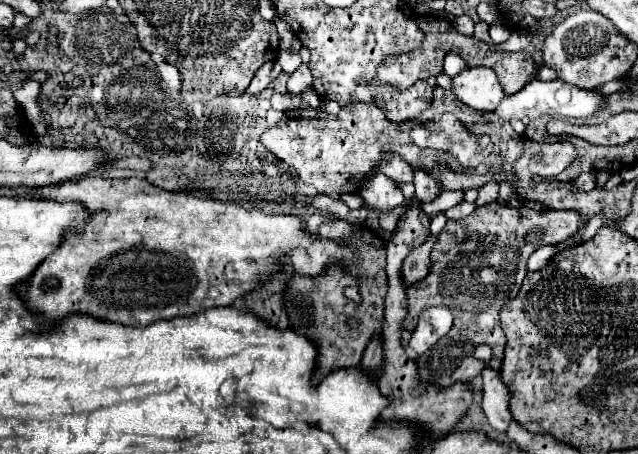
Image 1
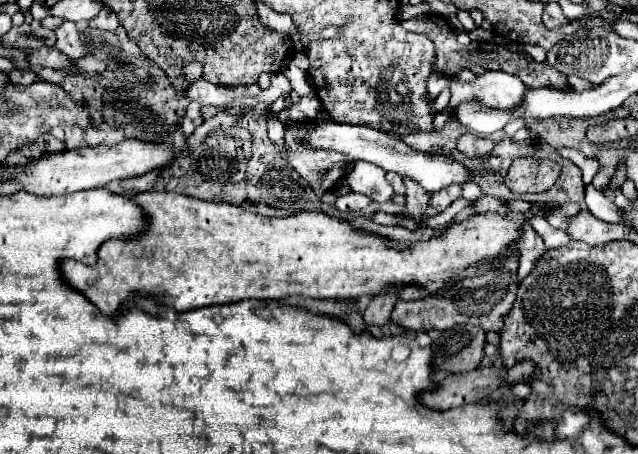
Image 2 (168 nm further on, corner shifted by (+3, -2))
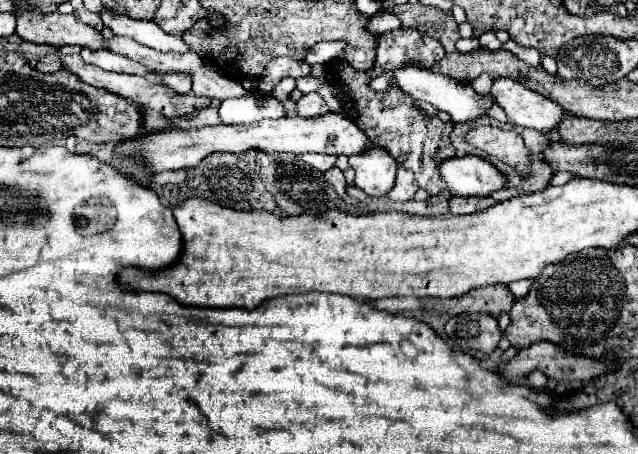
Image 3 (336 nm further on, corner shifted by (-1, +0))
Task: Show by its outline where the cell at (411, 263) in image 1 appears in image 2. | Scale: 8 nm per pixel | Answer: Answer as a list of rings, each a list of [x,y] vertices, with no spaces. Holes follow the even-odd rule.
[[[389,290],[389,292],[381,294],[381,296],[371,298],[371,302],[369,302],[369,306],[367,306],[365,314],[363,314],[365,324],[367,324],[367,326],[377,326],[377,328],[381,328],[381,326],[389,320],[391,310],[393,310],[393,306],[395,306],[397,300],[399,300],[399,298],[397,298],[397,292],[395,292],[395,290]]]

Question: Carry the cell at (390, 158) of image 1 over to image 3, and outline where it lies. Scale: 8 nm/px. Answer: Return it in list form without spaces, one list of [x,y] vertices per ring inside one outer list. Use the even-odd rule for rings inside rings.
[[[399,170],[397,172],[397,180],[395,180],[395,186],[393,186],[393,190],[387,194],[391,200],[411,200],[413,198],[413,194],[417,192],[417,184],[415,184],[415,178],[413,178],[413,174],[411,172],[407,172],[407,170]]]

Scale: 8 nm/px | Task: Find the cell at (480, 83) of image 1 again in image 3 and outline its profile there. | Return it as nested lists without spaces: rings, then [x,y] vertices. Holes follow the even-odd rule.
[[[495,78],[493,96],[515,126],[547,132],[553,130],[565,114],[557,102],[521,86],[521,82],[513,78]]]

